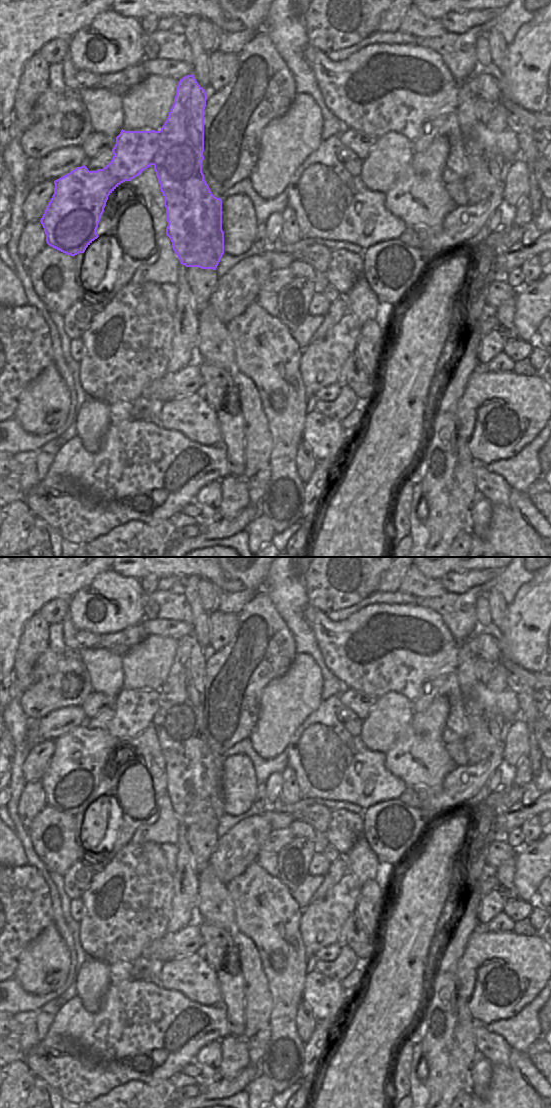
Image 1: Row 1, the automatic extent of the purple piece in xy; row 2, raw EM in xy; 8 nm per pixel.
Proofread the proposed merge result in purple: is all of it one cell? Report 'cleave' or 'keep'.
cleave

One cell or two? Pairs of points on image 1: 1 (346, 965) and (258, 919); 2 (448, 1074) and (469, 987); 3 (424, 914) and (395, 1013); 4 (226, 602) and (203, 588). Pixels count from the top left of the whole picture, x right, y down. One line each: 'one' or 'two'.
1: two
2: two
3: one
4: two

